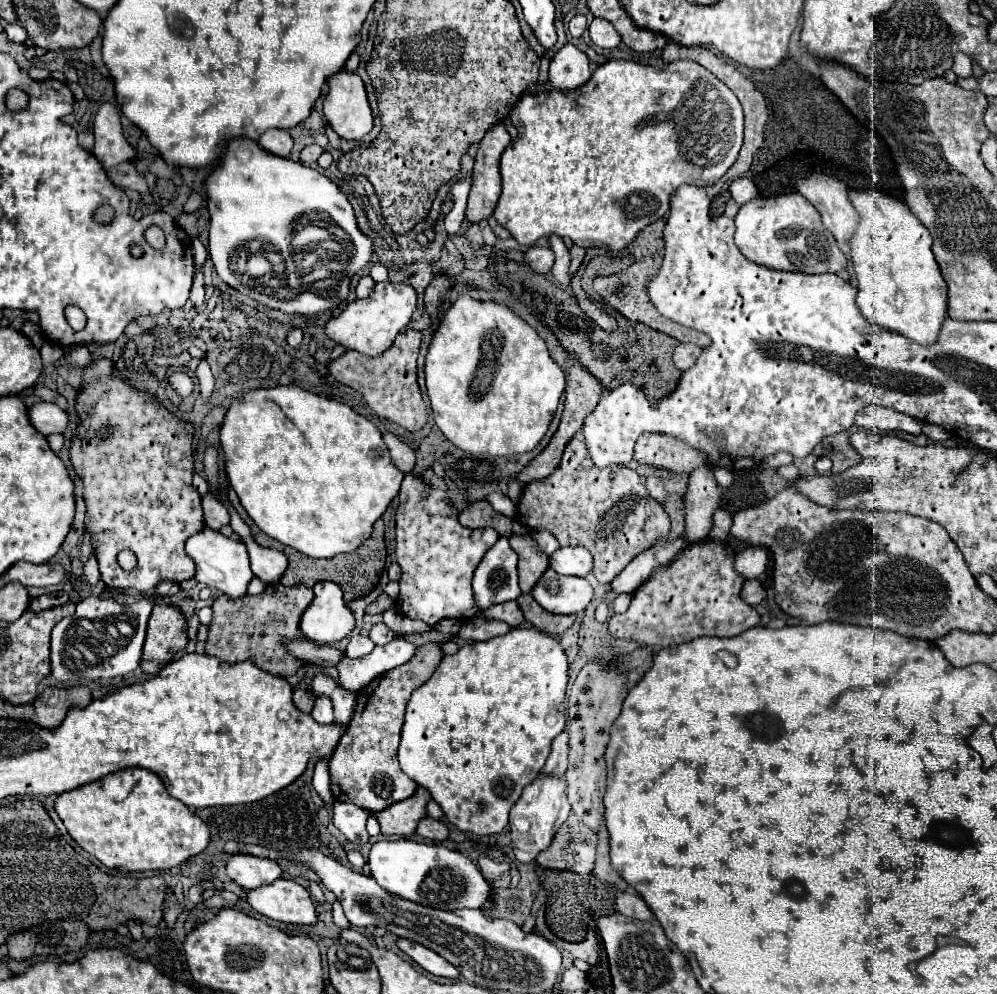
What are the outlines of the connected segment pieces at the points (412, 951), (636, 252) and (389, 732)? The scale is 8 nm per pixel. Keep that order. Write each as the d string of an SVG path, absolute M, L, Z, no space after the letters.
M398 938L398 948L408 954L416 964L420 964L426 972L434 974L434 976L444 976L444 978L458 978L460 972L456 966L452 966L450 962L446 962L444 958L440 958L436 952L428 950L426 946L422 944L416 944L412 940L404 940L404 938Z
M660 218L660 220L656 220L654 224L646 226L646 228L628 244L628 248L624 250L624 256L632 256L632 258L634 258L634 264L632 264L630 268L618 272L618 274L612 274L612 276L598 276L598 278L594 278L594 292L600 296L600 300L602 300L606 306L618 310L618 312L620 312L626 320L630 320L630 322L646 324L646 326L650 326L650 328L654 328L654 330L660 330L660 332L664 332L664 334L668 334L668 336L672 336L672 338L676 338L676 340L680 340L680 342L692 342L692 344L698 344L698 346L708 346L708 344L710 344L710 338L708 338L706 334L696 332L696 330L692 330L692 328L686 328L686 326L682 326L682 324L676 324L676 322L672 322L672 320L660 316L658 310L648 302L648 296L644 294L644 282L646 282L648 278L652 278L652 274L656 274L656 270L660 268L660 262L662 262L662 258L664 258L664 234L662 234L662 232L664 232L664 226L666 226L664 220L666 220L666 218Z
M442 642L418 646L416 654L404 666L396 666L376 676L358 692L356 714L330 758L332 794L338 802L352 802L368 812L382 812L416 792L418 784L400 770L396 752L410 694L432 676L442 658Z

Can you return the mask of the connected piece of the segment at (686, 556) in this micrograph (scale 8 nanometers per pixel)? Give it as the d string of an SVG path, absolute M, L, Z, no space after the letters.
M706 538L702 542L692 542L684 550L680 550L672 562L666 566L656 568L632 594L632 602L624 614L614 614L608 620L608 630L614 638L620 640L634 640L642 646L676 646L678 642L688 642L700 636L720 636L730 638L734 634L740 634L760 622L760 614L748 606L740 598L744 578L734 570L734 552L728 544L716 542L712 538Z

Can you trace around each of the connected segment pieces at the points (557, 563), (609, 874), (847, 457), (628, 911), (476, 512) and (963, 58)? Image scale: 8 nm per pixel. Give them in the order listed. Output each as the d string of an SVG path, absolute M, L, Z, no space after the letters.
M562 546L550 556L550 568L564 576L588 576L592 572L592 556L580 546Z
M602 826L600 828L600 834L598 834L598 860L596 860L596 868L592 870L592 874L602 880L602 882L608 882L612 886L618 886L618 888L626 888L624 882L620 880L620 876L616 874L616 870L612 868L610 864L610 856L608 856L608 830Z
M851 427L840 434L832 434L824 438L824 442L820 442L820 446L814 448L814 454L828 456L834 462L832 472L844 472L861 461L858 453L848 443L848 436L860 430L859 427Z
M632 888L618 894L616 910L620 914L628 916L628 918L636 918L636 920L642 920L642 922L652 922L654 920L652 910L646 906L646 902Z
M478 500L468 504L460 512L460 524L466 528L494 528L500 536L512 534L512 520L504 518L500 512L496 512L486 500Z
M956 54L952 70L956 72L958 78L970 78L972 76L972 62L970 62L970 58L966 54Z

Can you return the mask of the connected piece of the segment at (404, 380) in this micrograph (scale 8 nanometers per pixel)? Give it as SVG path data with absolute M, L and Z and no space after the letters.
M406 330L396 336L390 350L386 350L376 358L366 358L360 352L348 350L330 364L330 372L338 382L360 392L366 404L380 418L390 420L404 430L416 432L424 428L428 422L428 410L416 382L416 358L420 350L420 340L422 340L422 334L418 330Z

